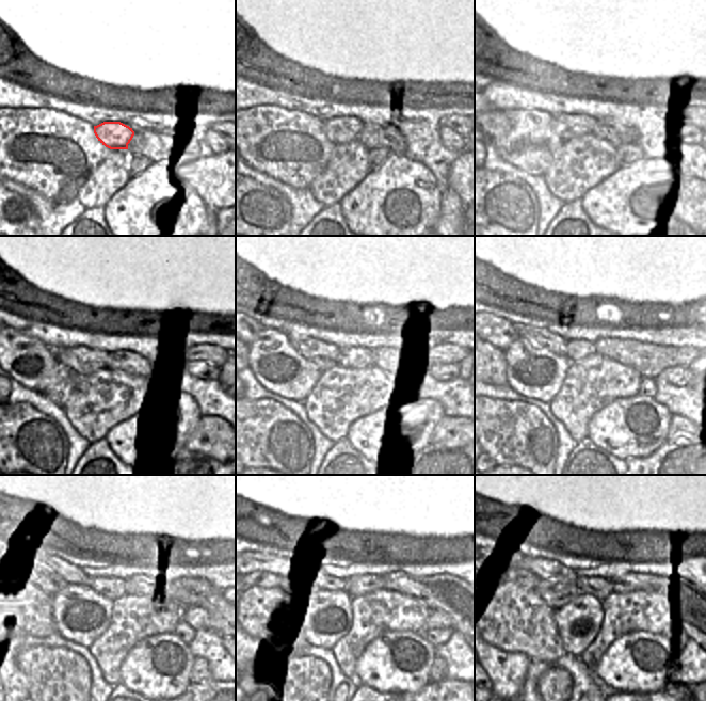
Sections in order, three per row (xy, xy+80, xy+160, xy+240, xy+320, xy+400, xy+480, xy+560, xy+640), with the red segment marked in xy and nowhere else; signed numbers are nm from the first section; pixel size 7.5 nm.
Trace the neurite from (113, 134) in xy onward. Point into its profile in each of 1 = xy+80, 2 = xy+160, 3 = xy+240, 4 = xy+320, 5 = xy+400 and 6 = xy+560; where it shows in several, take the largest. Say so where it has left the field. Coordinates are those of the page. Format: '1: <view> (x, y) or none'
1: xy+80 (339, 130)
2: xy+160 (566, 127)
3: xy+240 (82, 362)
4: xy+320 (324, 355)
5: xy+400 (540, 337)
6: xy+560 (283, 562)

